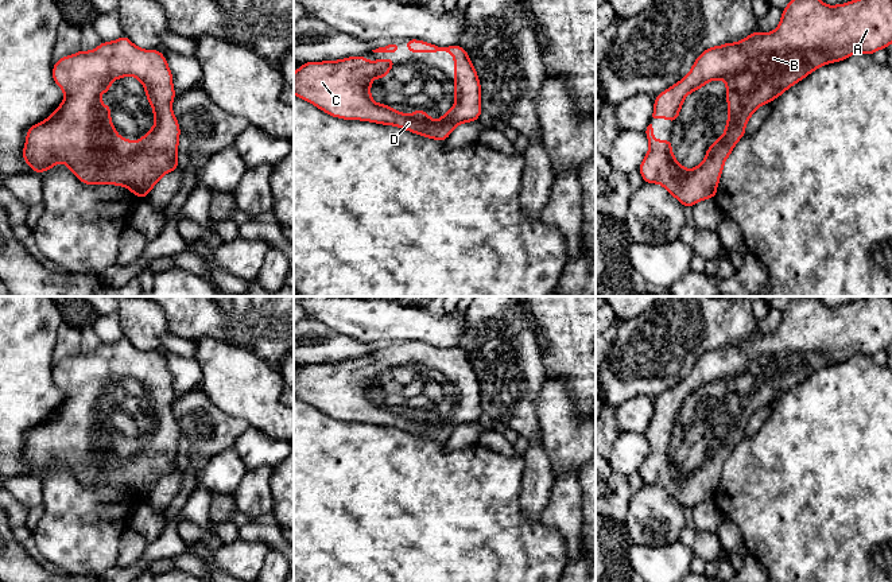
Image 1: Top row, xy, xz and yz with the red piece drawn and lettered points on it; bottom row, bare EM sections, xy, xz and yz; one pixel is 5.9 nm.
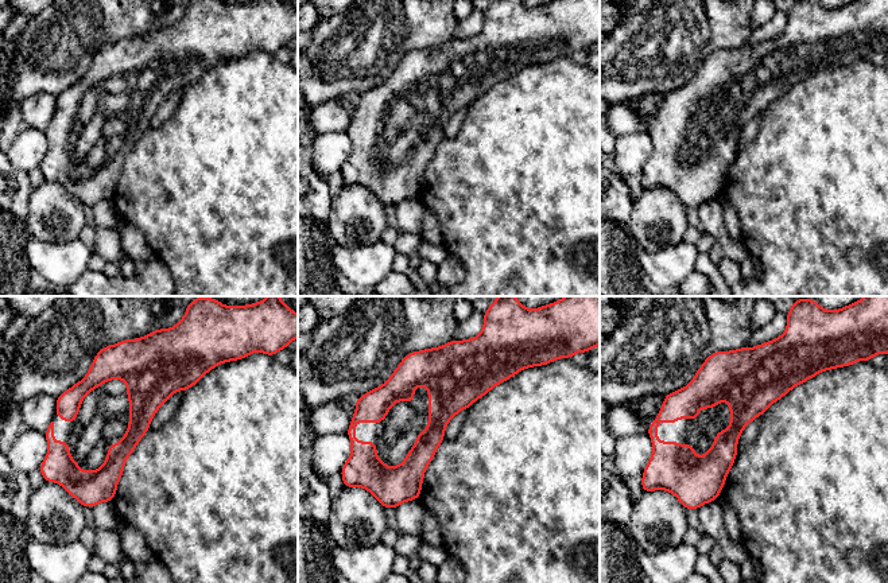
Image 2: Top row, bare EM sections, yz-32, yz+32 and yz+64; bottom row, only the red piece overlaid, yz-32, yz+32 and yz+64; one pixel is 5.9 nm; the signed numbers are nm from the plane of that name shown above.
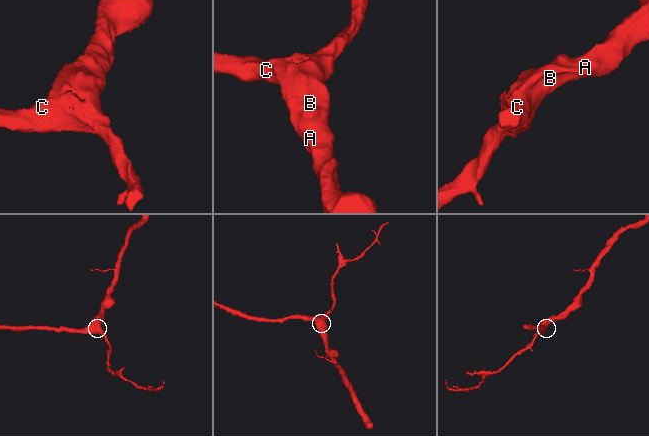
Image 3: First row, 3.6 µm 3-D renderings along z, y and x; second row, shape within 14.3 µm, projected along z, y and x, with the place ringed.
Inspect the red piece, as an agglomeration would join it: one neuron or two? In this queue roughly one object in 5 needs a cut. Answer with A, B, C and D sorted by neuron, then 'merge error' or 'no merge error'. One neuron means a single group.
groups A B C D; no merge error

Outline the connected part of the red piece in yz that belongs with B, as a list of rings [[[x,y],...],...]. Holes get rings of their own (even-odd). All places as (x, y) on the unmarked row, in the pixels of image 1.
[[[796,296],[783,311],[775,333],[755,333],[740,344],[709,349],[695,361],[684,380],[655,399],[654,415],[644,431],[649,451],[639,469],[643,482],[662,486],[682,508],[694,508],[699,503],[714,500],[724,465],[745,436],[746,424],[757,410],[773,403],[823,366],[848,361],[857,354],[872,357],[880,350],[888,350],[891,345],[892,296],[866,296],[838,307],[826,307],[817,296]],[[713,381],[726,384],[726,428],[724,438],[707,450],[703,463],[687,472],[674,459],[674,442],[654,441],[654,423],[656,419],[678,423],[686,397]]]

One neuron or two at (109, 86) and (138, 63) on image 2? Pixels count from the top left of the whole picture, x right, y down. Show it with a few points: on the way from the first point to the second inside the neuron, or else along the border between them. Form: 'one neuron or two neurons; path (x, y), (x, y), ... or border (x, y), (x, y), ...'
one neuron; path (116, 80), (131, 69)

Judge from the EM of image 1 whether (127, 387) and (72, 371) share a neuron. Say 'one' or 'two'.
one

